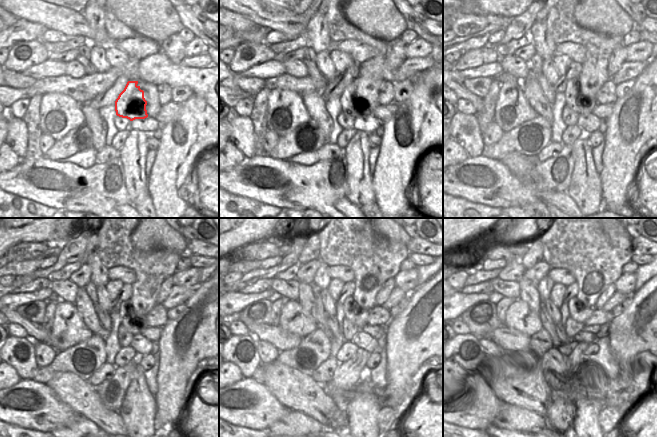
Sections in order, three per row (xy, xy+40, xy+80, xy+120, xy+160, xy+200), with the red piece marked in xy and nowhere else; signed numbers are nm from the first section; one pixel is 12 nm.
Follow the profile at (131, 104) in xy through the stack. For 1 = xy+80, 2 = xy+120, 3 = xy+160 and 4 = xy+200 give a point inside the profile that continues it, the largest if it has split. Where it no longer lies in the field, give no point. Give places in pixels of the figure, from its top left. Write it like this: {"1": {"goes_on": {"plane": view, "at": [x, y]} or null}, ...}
{"1": {"goes_on": {"plane": "xy+80", "at": [578, 97]}}, "2": {"goes_on": {"plane": "xy+120", "at": [131, 318]}}, "3": {"goes_on": {"plane": "xy+160", "at": [353, 312]}}, "4": {"goes_on": {"plane": "xy+200", "at": [578, 311]}}}

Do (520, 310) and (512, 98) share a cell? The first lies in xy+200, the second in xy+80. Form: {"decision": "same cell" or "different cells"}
{"decision": "same cell"}

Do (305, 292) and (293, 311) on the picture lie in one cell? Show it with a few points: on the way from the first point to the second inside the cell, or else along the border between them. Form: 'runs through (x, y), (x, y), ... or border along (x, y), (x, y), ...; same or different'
border along (297, 301), (302, 311), (314, 320); different

